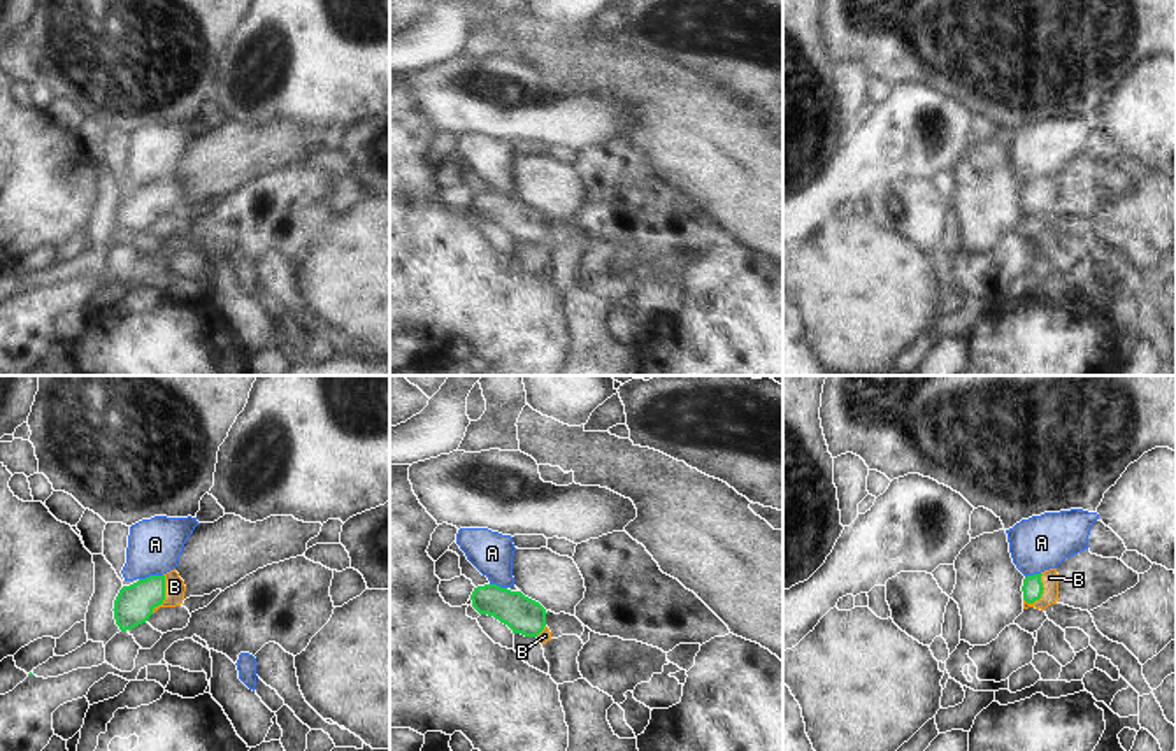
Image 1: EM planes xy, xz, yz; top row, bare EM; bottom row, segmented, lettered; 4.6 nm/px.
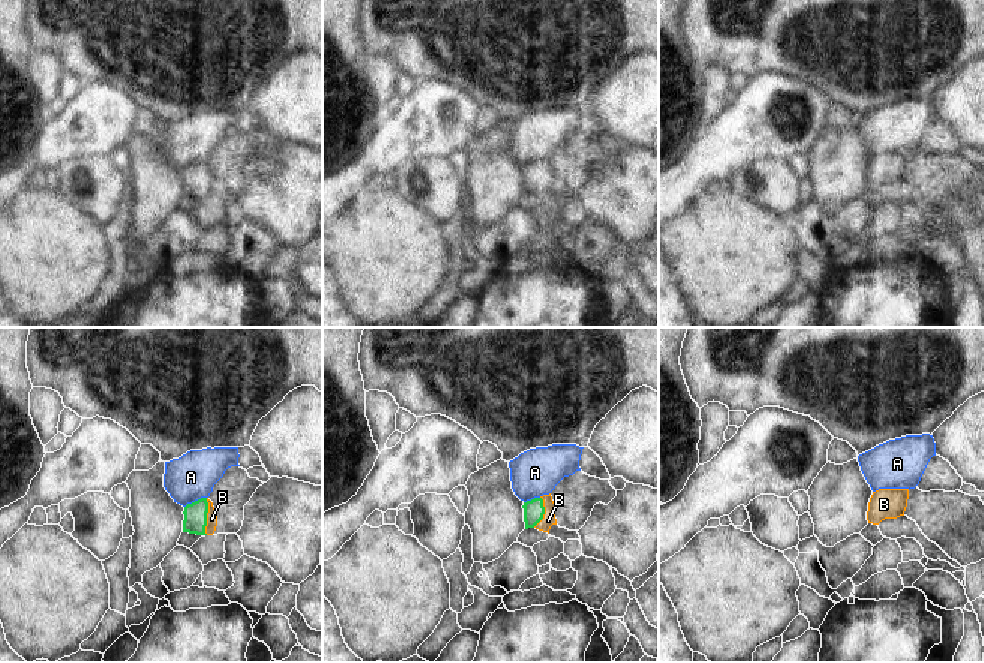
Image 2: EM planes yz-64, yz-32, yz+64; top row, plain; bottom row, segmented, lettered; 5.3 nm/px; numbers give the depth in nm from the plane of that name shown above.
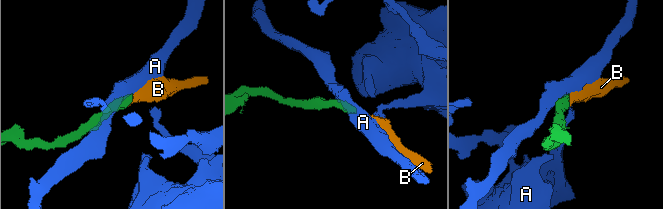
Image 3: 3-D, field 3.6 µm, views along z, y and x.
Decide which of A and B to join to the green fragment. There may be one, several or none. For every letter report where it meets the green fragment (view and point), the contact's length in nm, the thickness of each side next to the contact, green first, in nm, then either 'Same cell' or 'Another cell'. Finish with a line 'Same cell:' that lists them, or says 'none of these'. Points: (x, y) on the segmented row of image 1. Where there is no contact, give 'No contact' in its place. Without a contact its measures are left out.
A: Touches green at xy (150, 576). Shared border 110 nm. Thickness 180 nm (green) against 240 nm. Another cell
B: Touches green at yz (1041, 592). Shared border 170 nm. Thickness 100 nm (green) against 80 nm. Same cell
Same cell: B.

